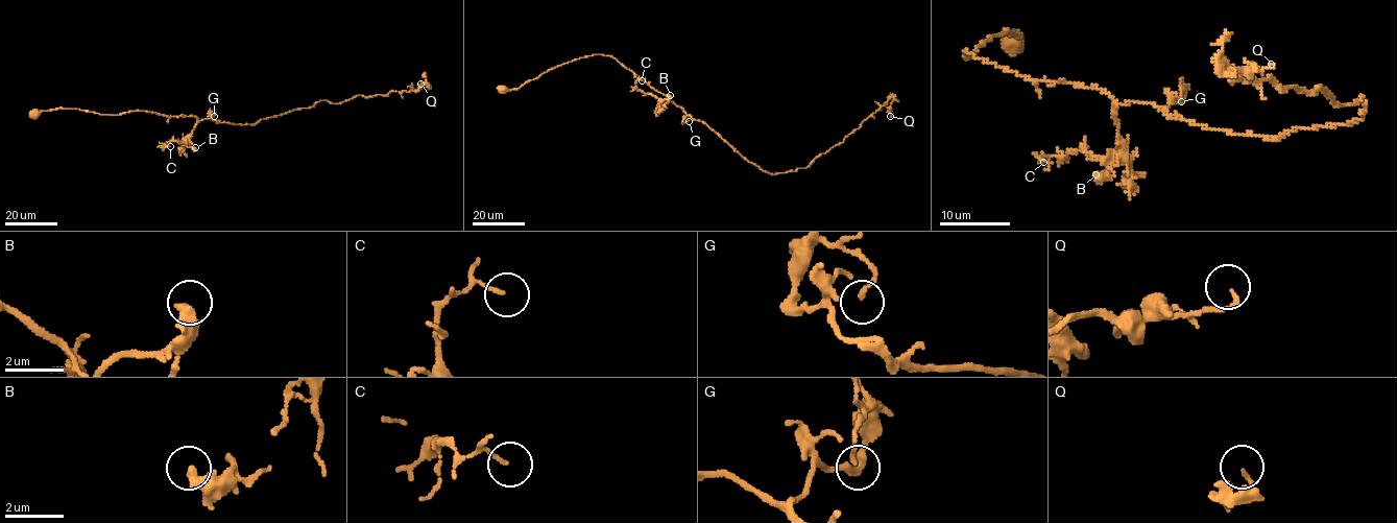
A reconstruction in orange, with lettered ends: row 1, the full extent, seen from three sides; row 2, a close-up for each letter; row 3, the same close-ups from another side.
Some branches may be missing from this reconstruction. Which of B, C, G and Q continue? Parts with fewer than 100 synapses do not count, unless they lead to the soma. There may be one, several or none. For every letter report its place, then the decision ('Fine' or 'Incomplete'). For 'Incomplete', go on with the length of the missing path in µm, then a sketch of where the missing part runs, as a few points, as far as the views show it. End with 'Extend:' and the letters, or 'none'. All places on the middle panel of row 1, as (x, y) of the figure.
B: Place: (670, 95). Fine
C: Place: (642, 80). Fine
G: Place: (689, 121). Fine
Q: Place: (890, 116). Fine
Extend: none

